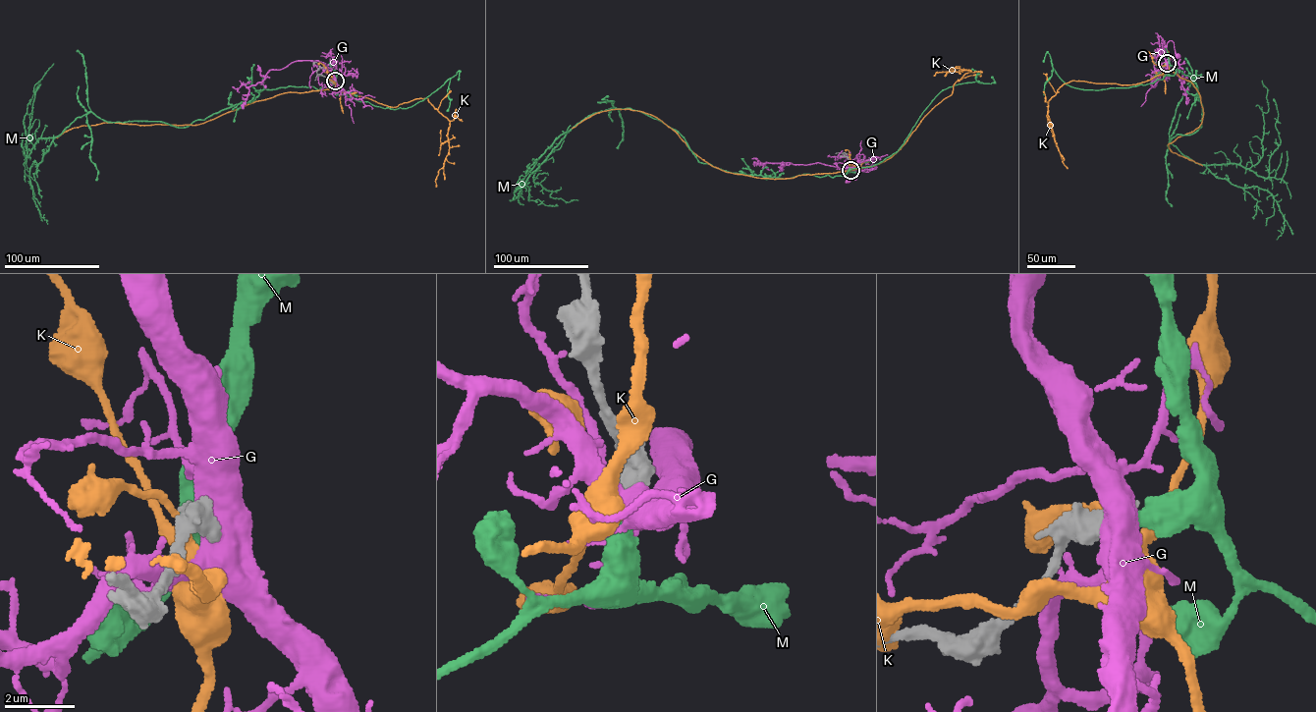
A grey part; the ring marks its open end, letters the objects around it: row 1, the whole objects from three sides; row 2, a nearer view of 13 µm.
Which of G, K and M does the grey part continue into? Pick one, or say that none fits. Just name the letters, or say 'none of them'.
none of them

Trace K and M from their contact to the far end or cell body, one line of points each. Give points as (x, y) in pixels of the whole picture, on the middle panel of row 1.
K: (850, 169), (776, 179), (725, 172), (693, 153), (676, 133), (655, 117), (630, 109), (596, 113), (572, 128)
M: (850, 170), (728, 172), (701, 163), (663, 122), (610, 108), (577, 123), (525, 182), (527, 199), (556, 205)

